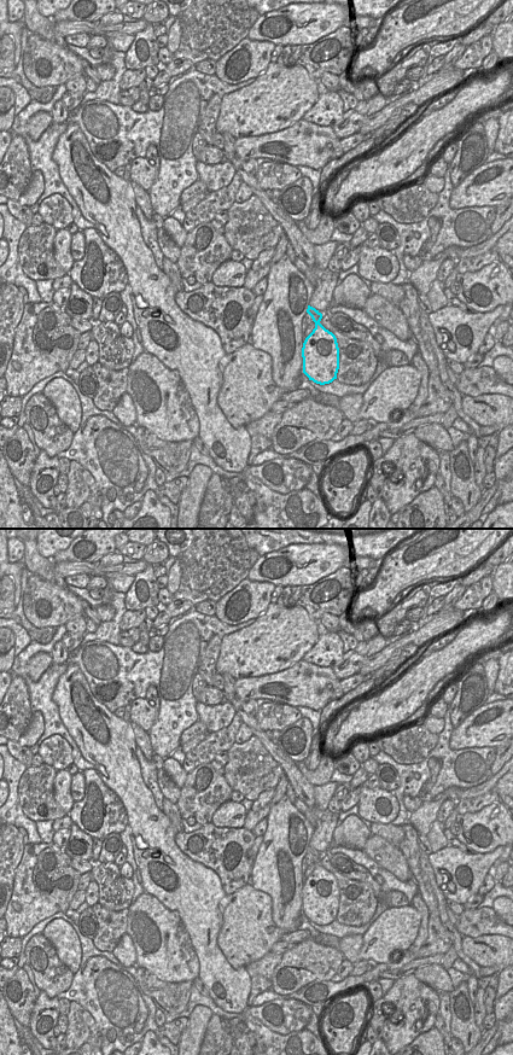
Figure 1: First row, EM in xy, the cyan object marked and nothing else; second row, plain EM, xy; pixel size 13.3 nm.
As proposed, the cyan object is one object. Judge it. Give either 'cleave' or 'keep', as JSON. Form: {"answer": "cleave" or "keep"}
{"answer": "keep"}

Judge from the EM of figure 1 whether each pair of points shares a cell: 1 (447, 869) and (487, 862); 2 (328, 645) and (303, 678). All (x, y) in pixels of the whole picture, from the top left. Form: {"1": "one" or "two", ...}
{"1": "one", "2": "two"}

